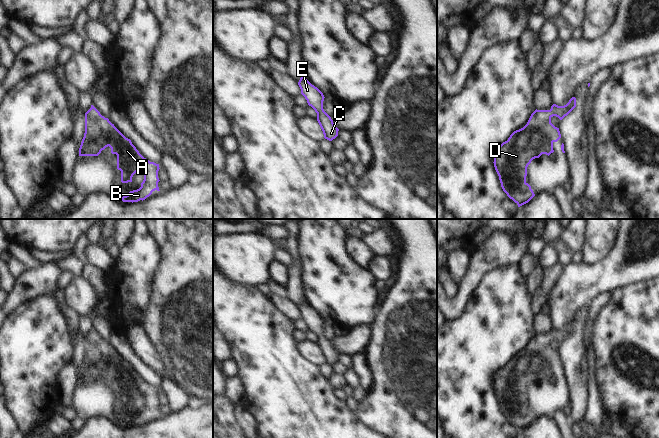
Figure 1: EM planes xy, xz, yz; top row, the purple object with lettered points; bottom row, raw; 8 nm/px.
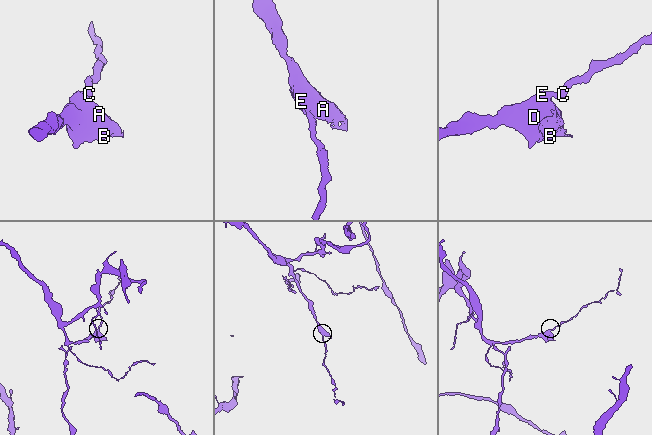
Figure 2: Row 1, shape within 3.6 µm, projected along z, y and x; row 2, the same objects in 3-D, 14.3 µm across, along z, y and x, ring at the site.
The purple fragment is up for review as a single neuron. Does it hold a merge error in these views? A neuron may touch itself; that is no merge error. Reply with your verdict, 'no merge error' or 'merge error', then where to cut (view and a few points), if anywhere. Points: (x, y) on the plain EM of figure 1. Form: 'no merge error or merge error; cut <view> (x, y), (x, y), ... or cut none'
no merge error; cut none

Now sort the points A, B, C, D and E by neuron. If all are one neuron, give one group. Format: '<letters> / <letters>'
A B C D E

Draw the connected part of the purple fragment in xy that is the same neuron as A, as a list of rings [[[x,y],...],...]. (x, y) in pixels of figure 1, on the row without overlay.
[[[91,329],[85,337],[85,357],[79,372],[79,380],[98,380],[108,370],[111,372],[111,377],[117,379],[117,393],[121,395],[122,407],[132,406],[132,401],[136,396],[144,399],[141,411],[123,420],[123,426],[143,425],[153,415],[160,415],[158,411],[159,388],[144,382],[131,364]]]

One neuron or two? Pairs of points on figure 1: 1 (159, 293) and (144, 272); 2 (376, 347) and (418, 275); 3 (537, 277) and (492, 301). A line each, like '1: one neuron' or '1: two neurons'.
1: two neurons
2: one neuron
3: two neurons

